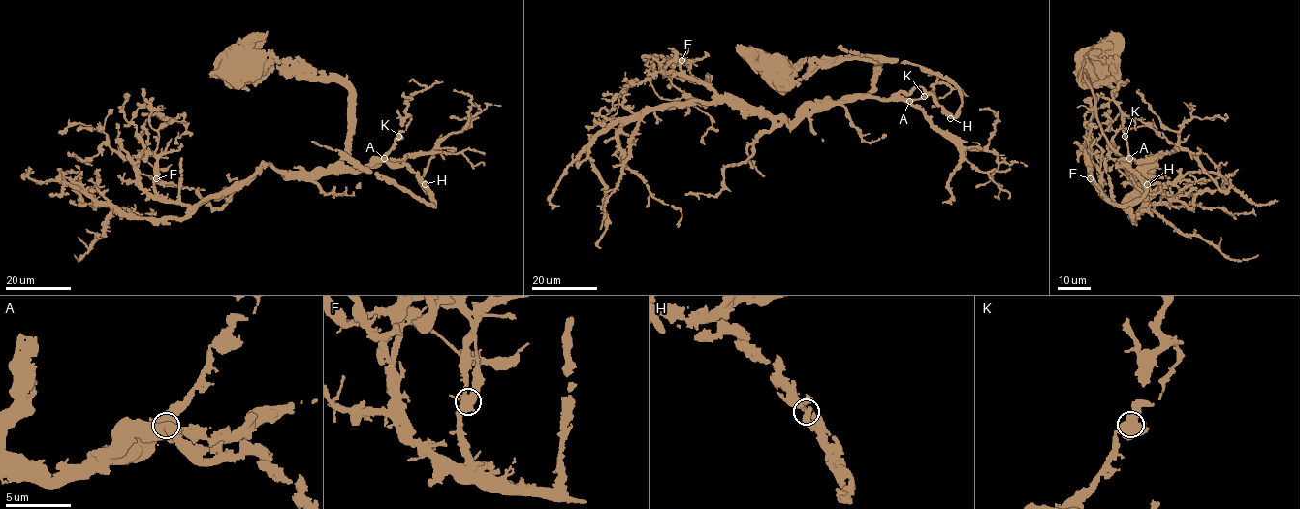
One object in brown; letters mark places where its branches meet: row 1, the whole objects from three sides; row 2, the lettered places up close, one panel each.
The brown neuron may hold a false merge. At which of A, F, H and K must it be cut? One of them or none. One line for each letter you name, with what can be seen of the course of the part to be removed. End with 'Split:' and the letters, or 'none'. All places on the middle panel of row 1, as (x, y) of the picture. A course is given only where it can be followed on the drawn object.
F: Course of the part to remove: (681, 60), (670, 62), (650, 78), (634, 84), (618, 97), (618, 111), (592, 127), (585, 126)
Split: F

